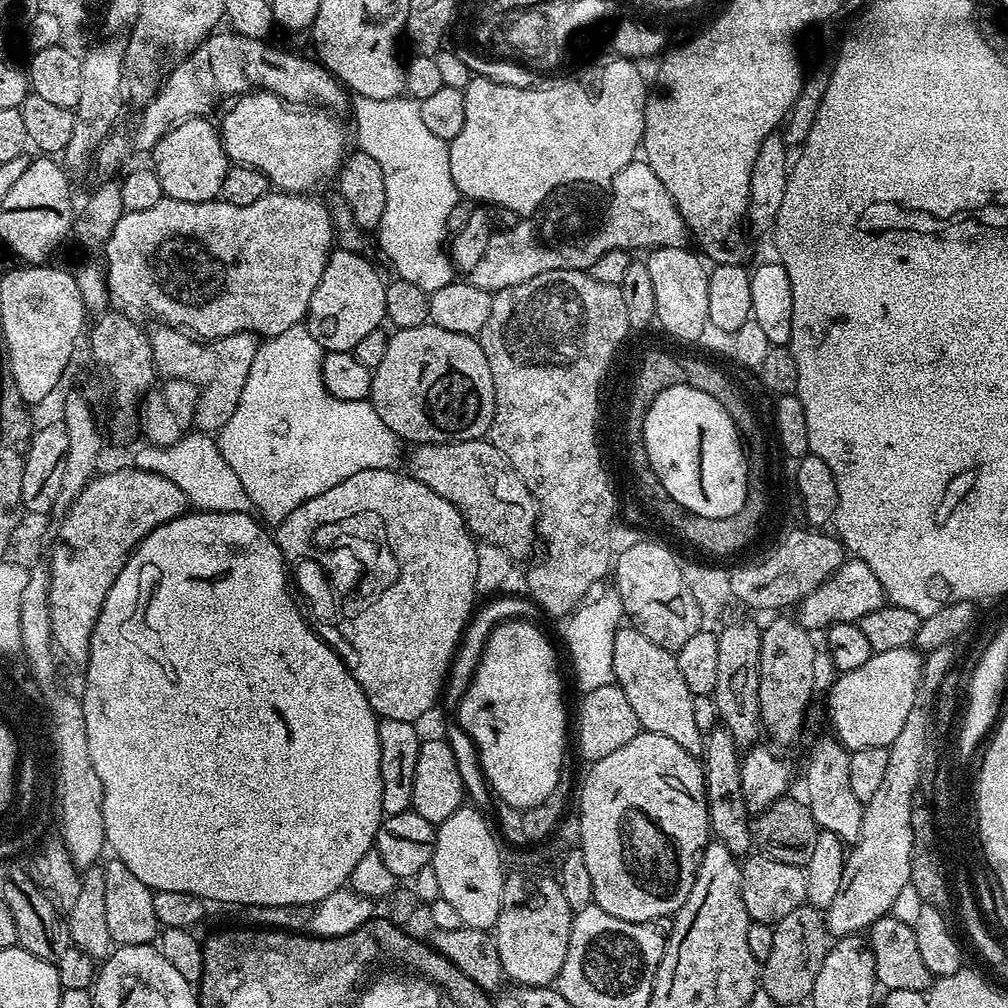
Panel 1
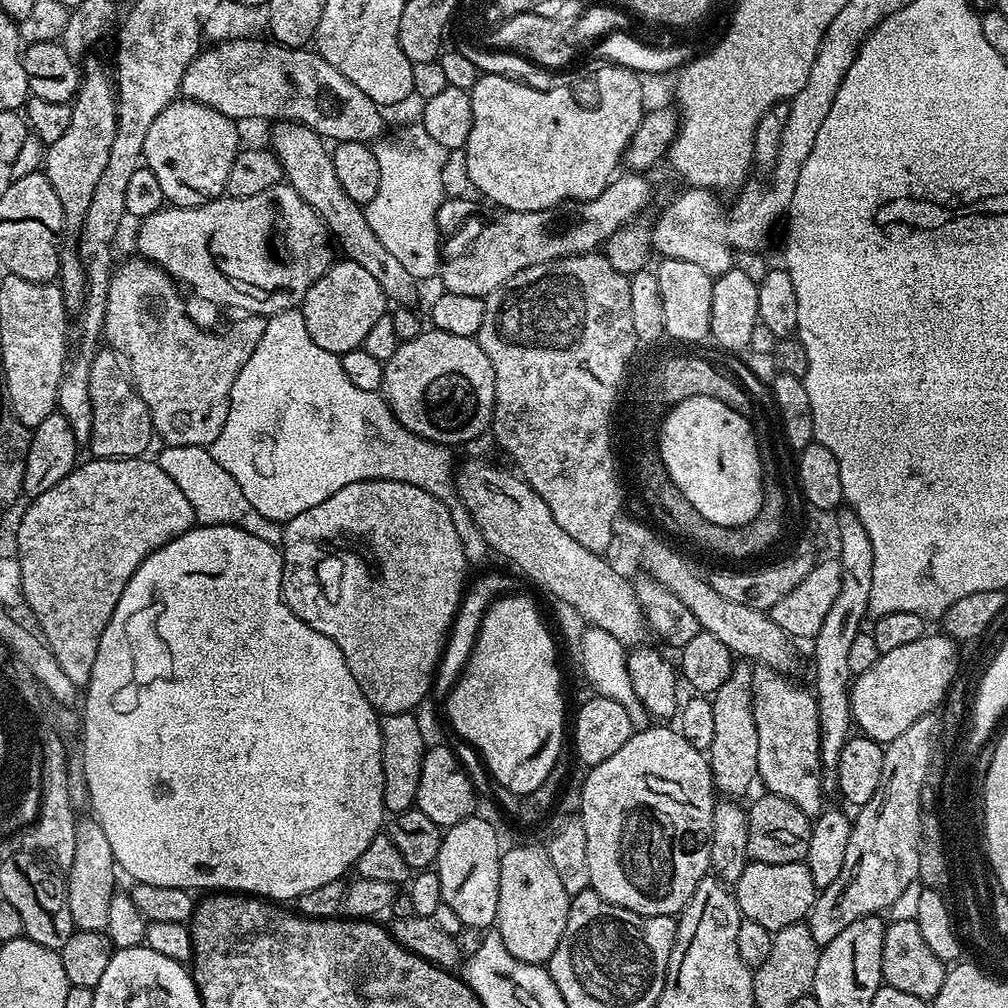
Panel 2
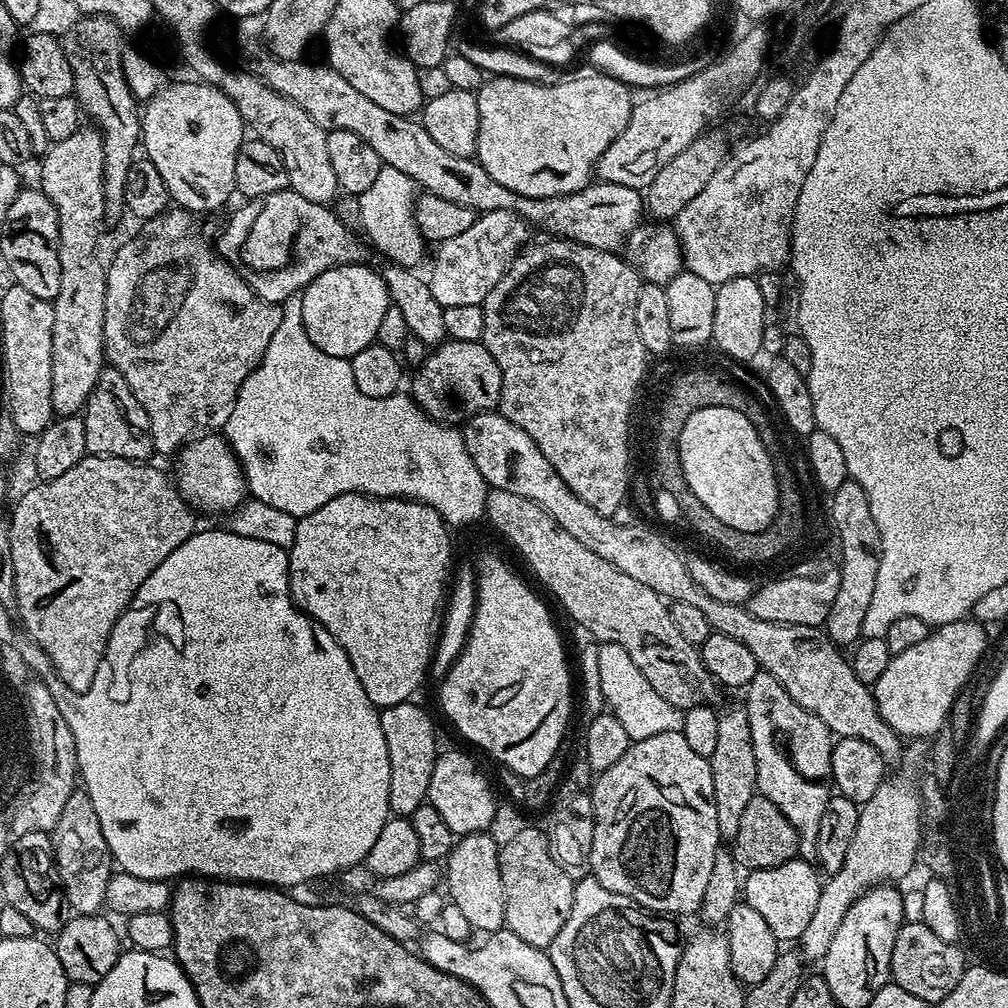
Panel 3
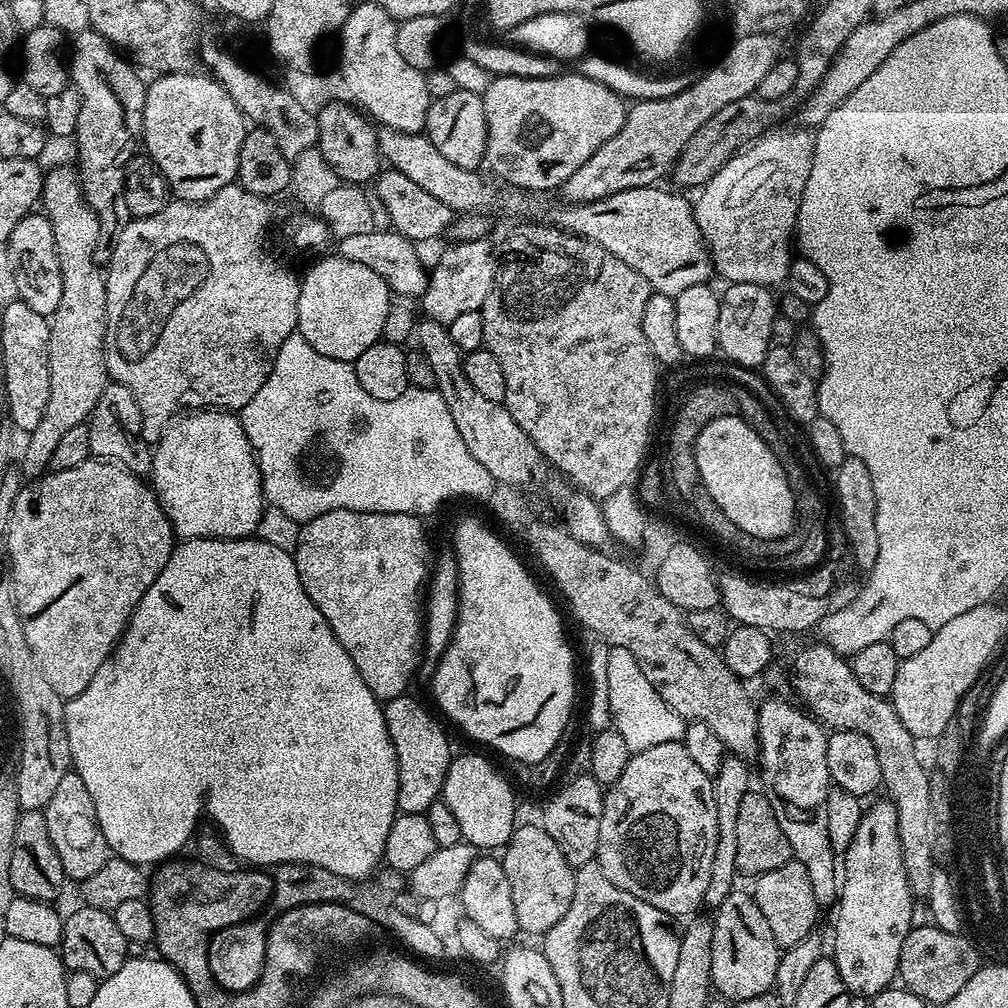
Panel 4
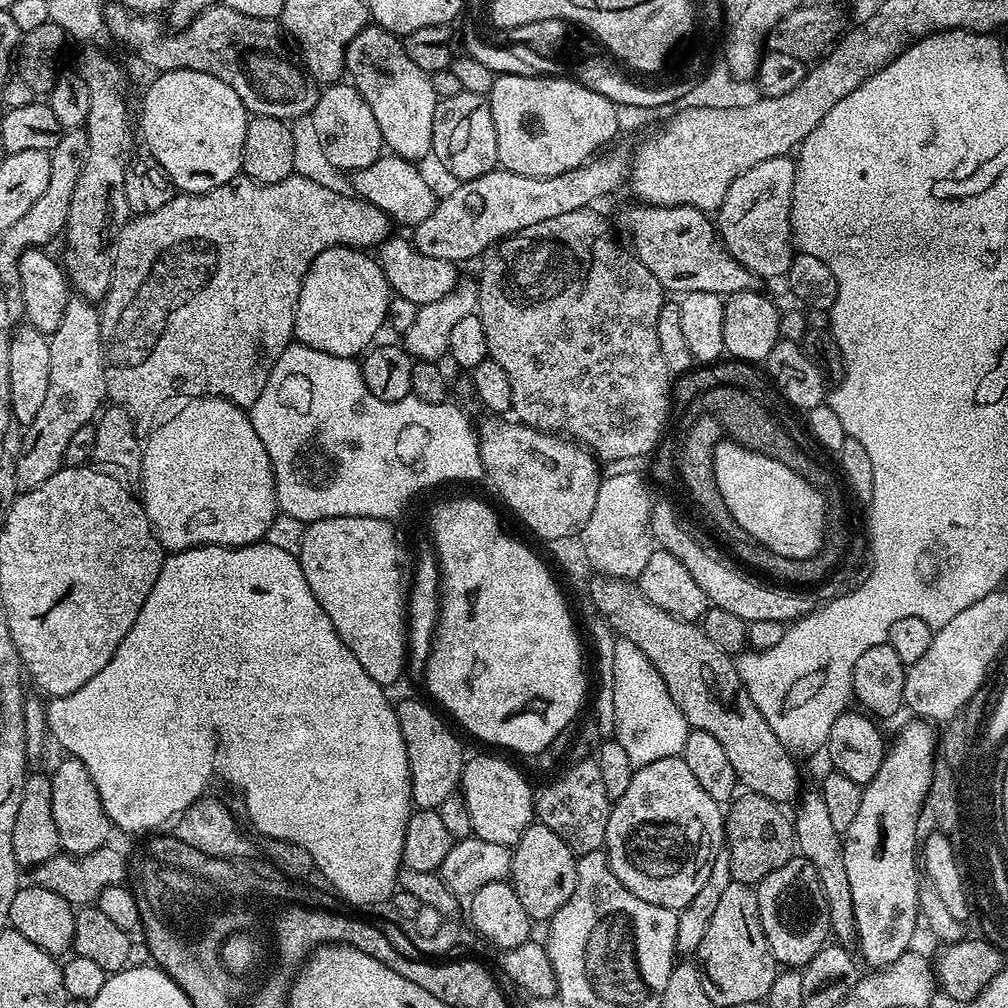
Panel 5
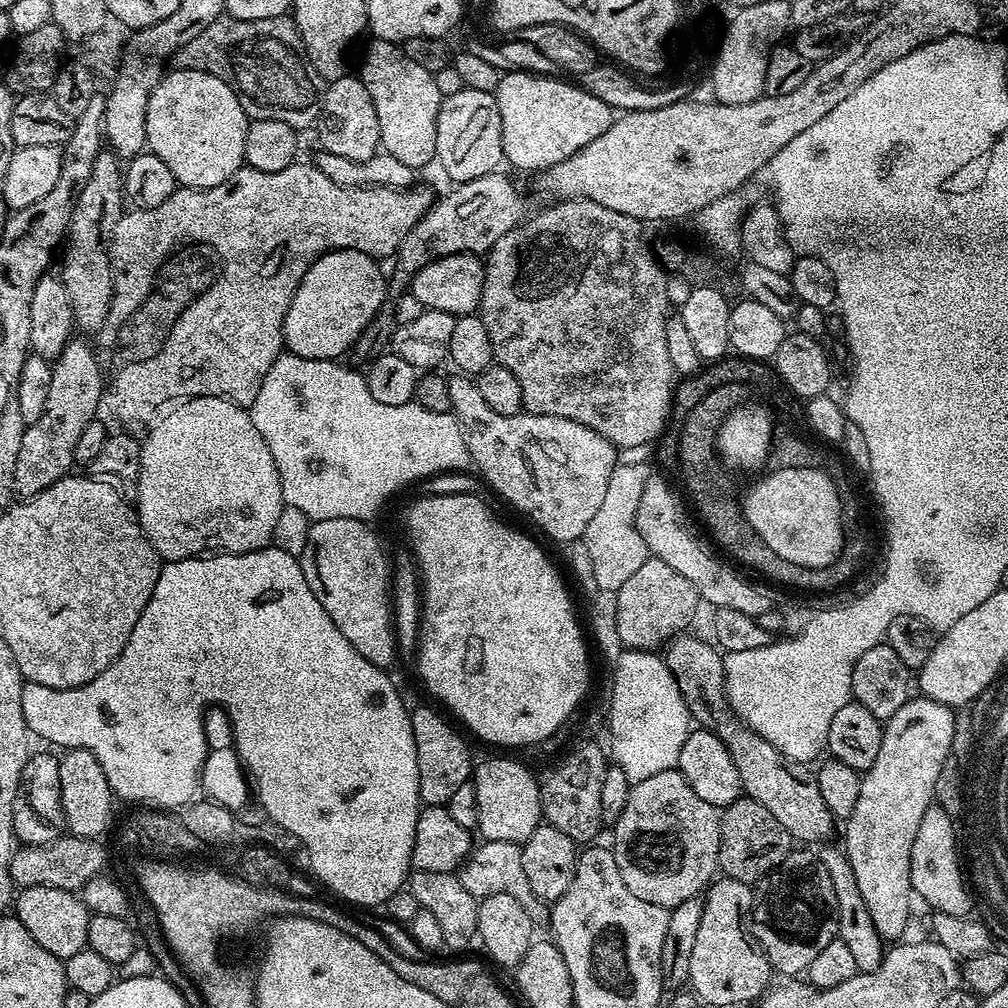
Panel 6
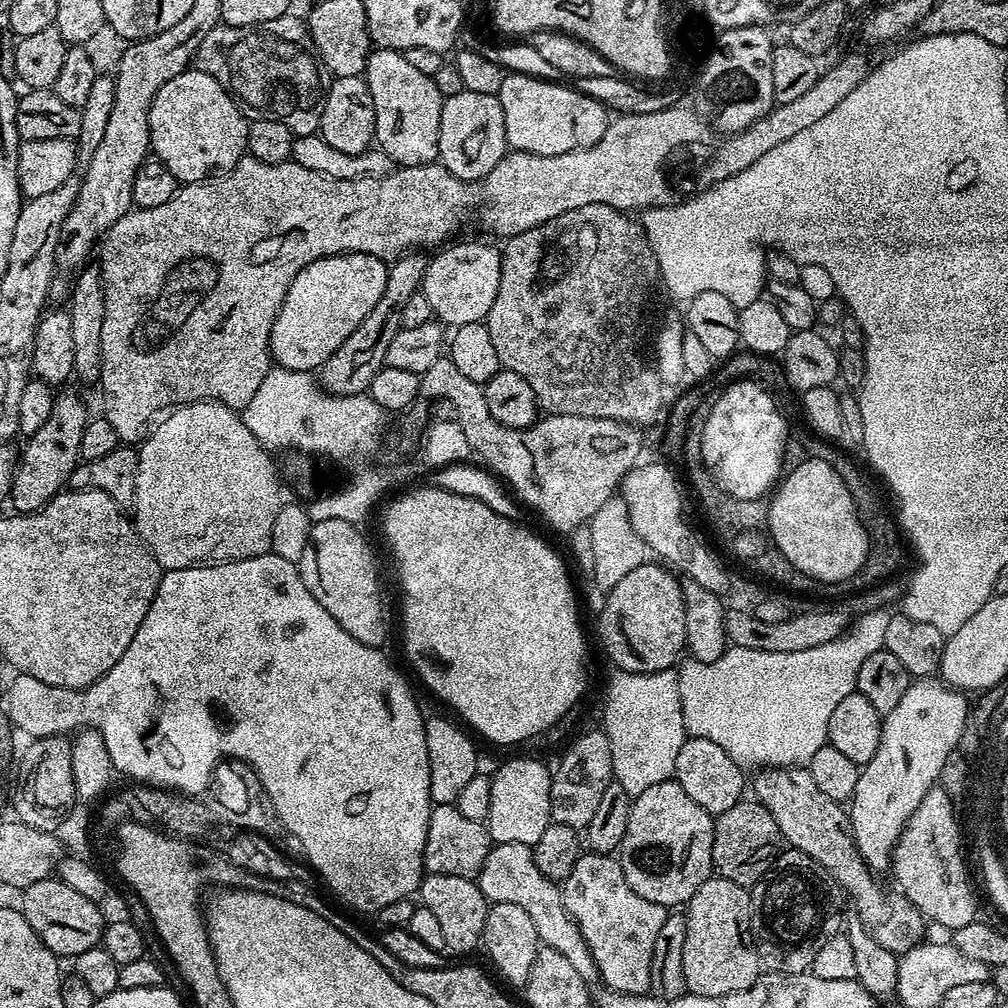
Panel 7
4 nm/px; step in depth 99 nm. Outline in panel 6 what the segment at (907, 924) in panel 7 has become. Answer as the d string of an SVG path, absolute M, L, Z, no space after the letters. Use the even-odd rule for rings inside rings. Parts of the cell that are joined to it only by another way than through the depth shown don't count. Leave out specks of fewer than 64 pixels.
M722 717L714 725L714 731L736 763L743 795L762 802L762 806L766 806L766 810L786 826L793 841L800 843L801 840L804 846L823 845L827 841L824 839L832 832L834 817L822 798L822 790L818 790L815 771L807 763L783 756L770 742L730 718Z

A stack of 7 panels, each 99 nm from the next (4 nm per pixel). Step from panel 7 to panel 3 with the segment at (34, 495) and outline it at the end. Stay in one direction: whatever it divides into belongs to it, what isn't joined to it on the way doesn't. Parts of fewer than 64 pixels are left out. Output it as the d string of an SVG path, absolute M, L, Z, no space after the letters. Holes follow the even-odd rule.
M82 126L70 138L52 144L44 153L40 164L41 192L54 202L58 214L58 262L62 266L62 286L58 286L56 299L52 301L54 310L54 358L50 372L50 398L56 416L75 416L83 409L98 382L98 374L106 366L104 354L104 315L106 314L105 265L100 265L96 257L96 247L100 244L100 224L104 219L104 139L95 127Z

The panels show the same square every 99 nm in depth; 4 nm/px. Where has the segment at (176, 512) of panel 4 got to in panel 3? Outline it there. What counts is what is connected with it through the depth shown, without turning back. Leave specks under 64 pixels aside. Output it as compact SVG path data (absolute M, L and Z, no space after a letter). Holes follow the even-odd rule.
M208 432L190 440L177 455L176 485L197 509L233 511L246 496L244 472L223 435Z

